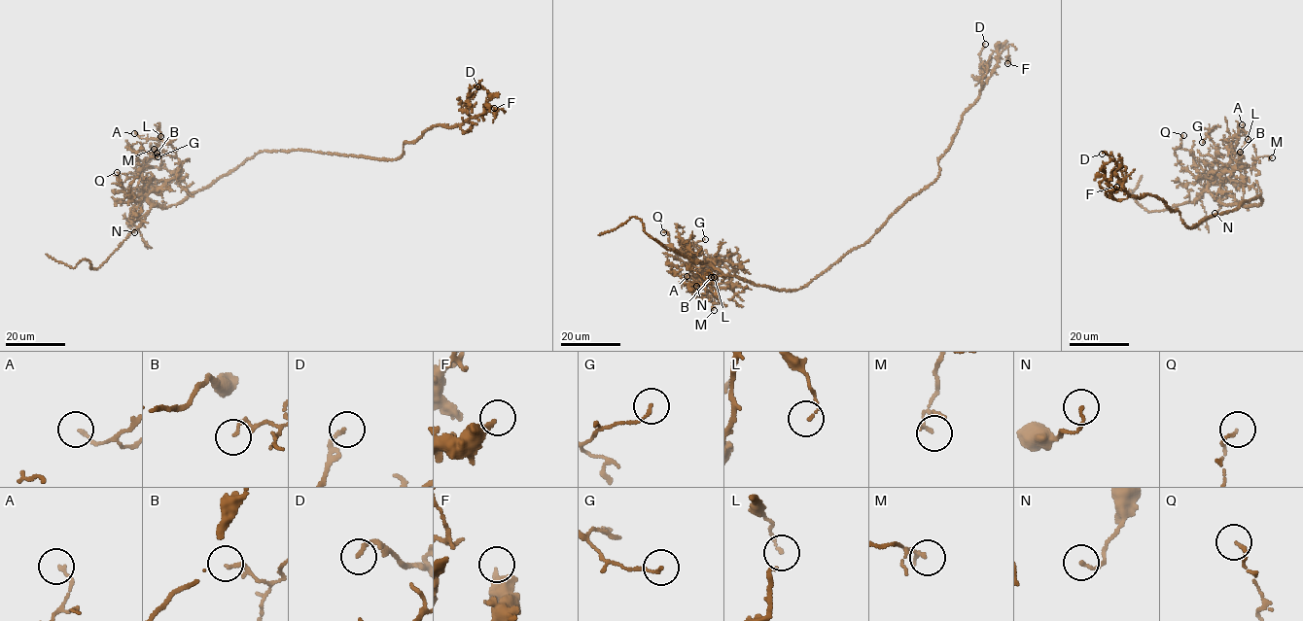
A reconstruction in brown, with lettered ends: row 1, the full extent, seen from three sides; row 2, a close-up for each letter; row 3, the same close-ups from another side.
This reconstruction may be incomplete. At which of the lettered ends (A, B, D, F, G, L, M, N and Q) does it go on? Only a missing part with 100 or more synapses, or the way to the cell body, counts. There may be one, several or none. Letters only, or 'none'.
none

